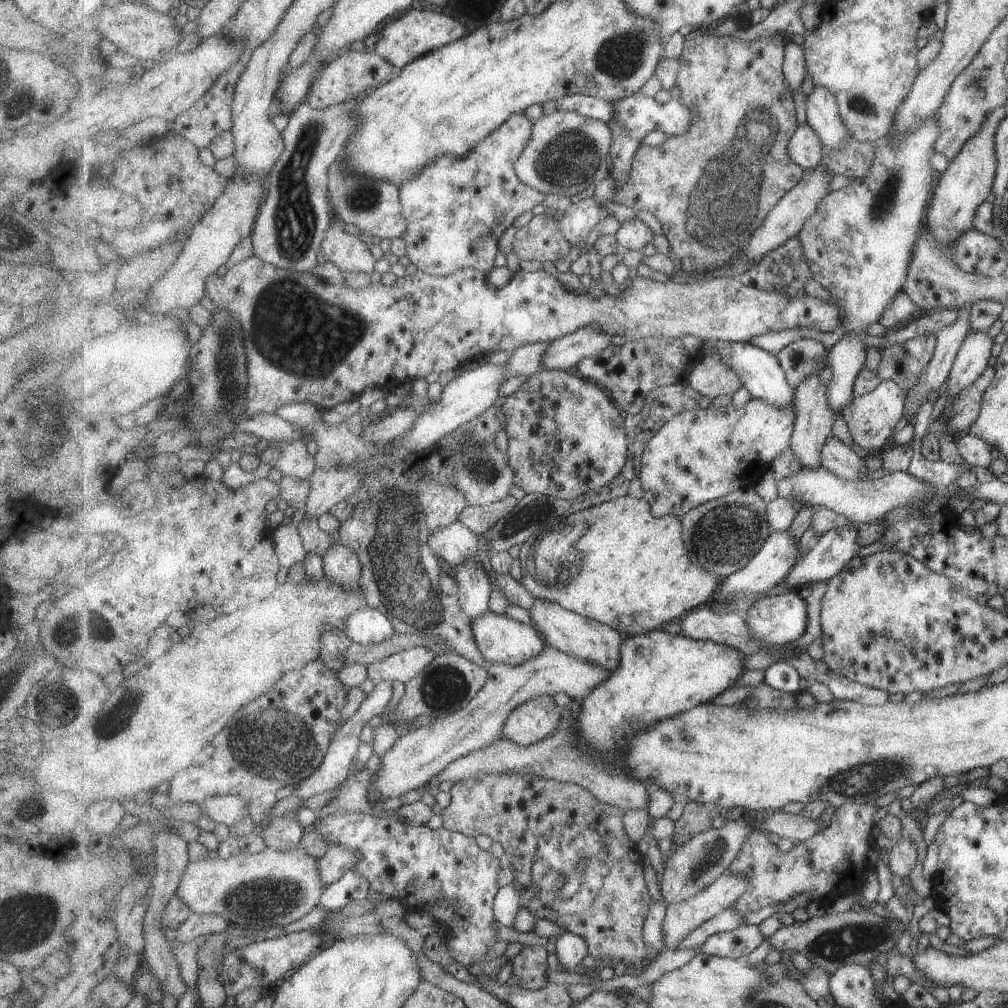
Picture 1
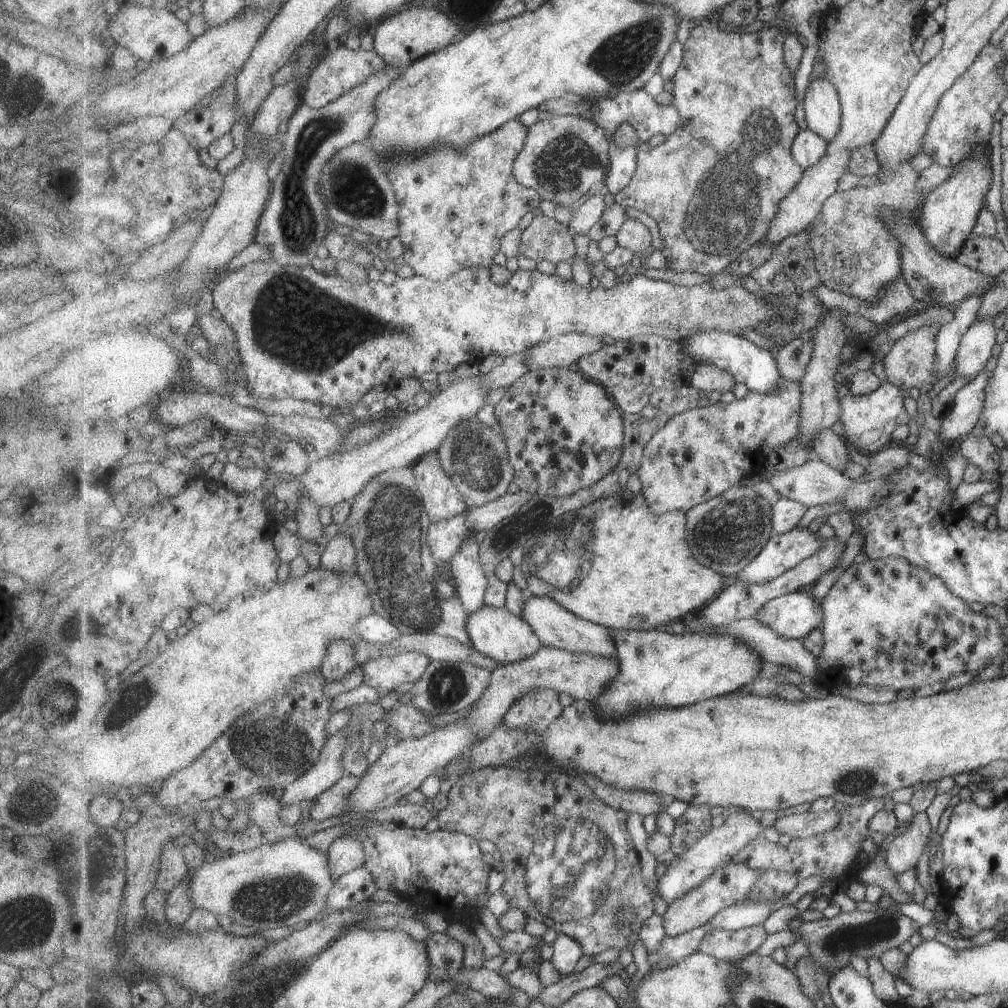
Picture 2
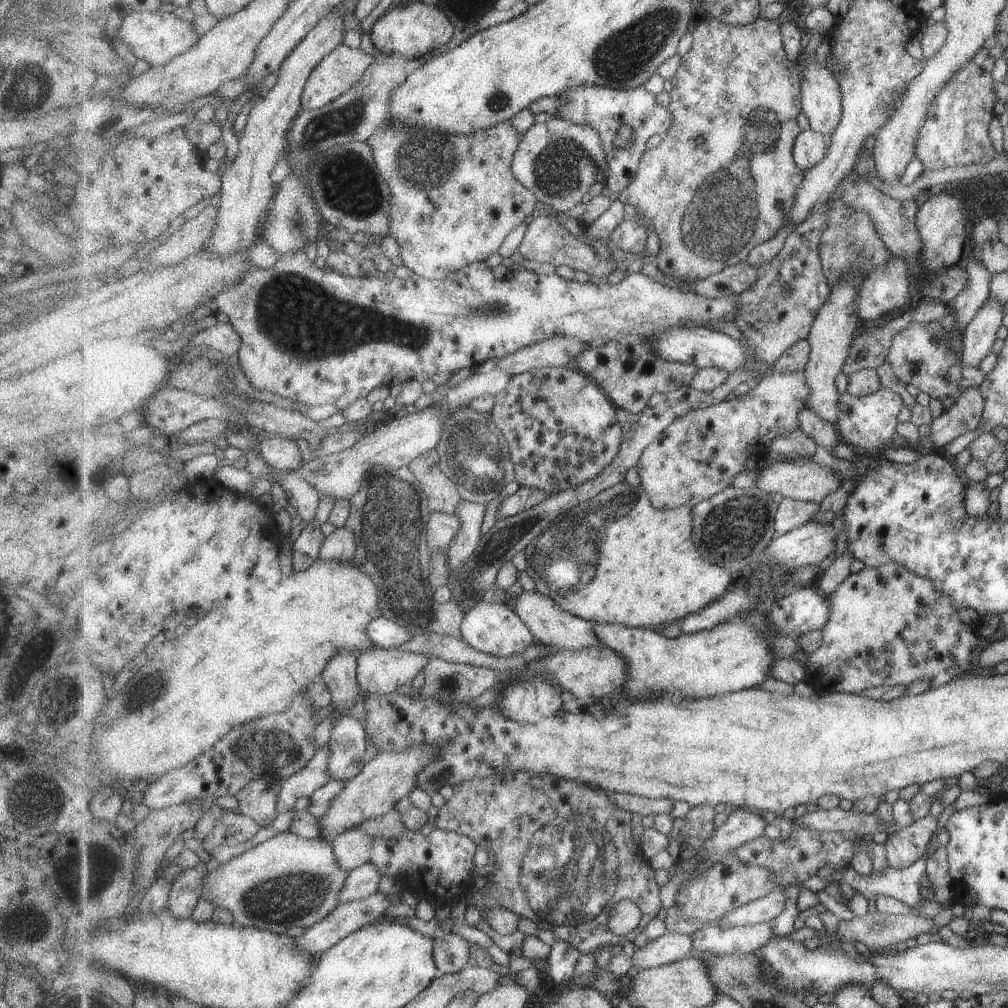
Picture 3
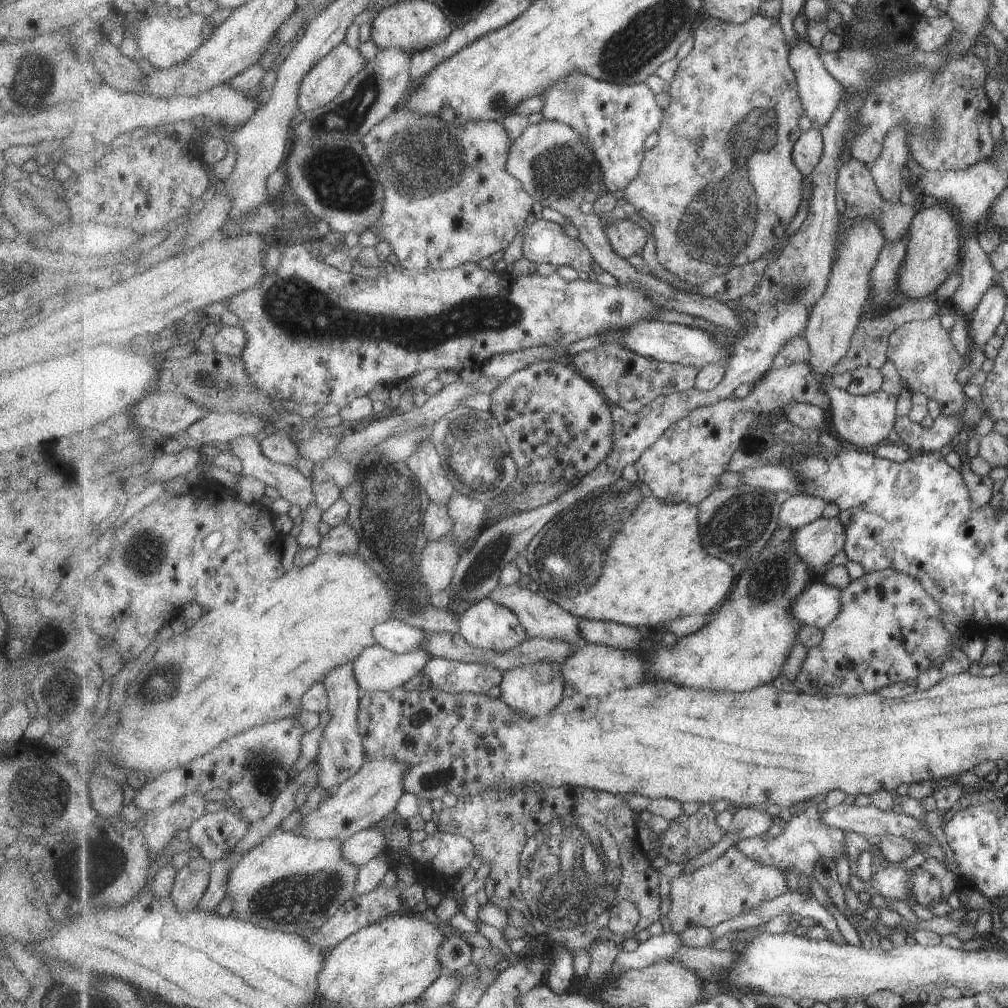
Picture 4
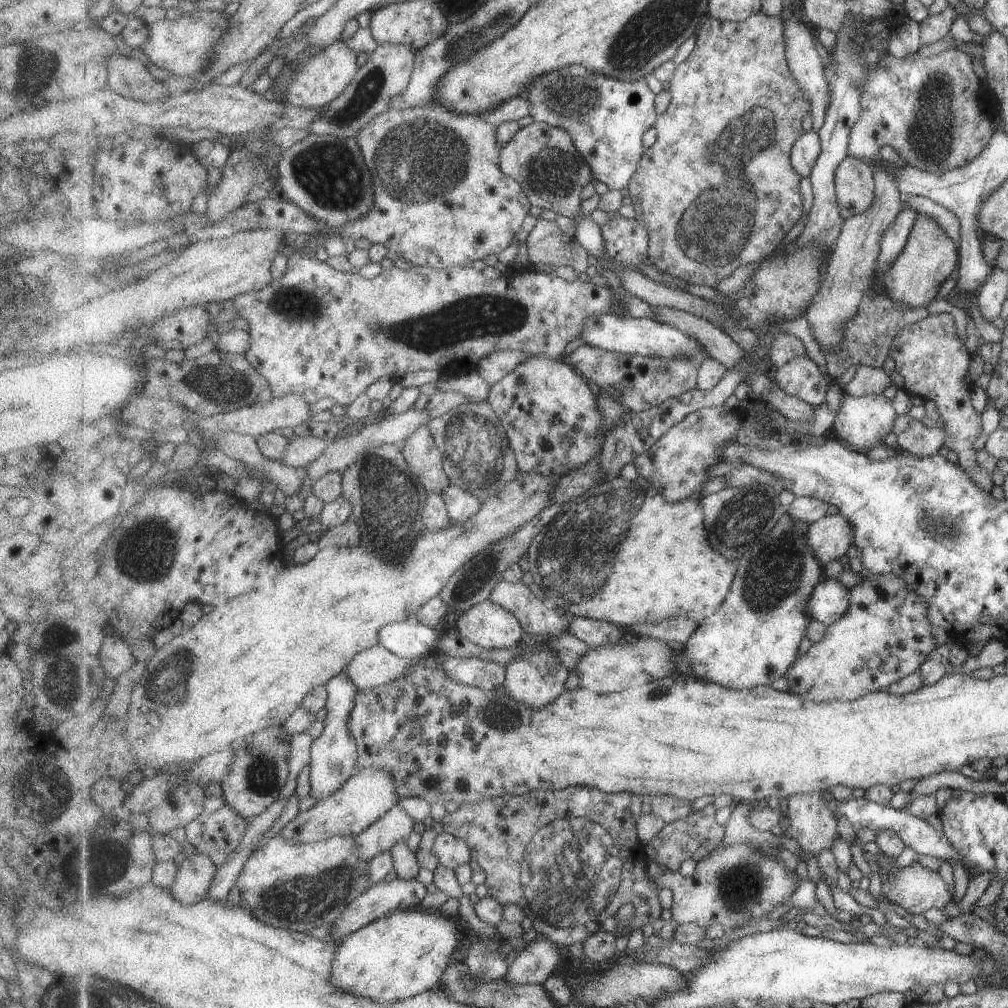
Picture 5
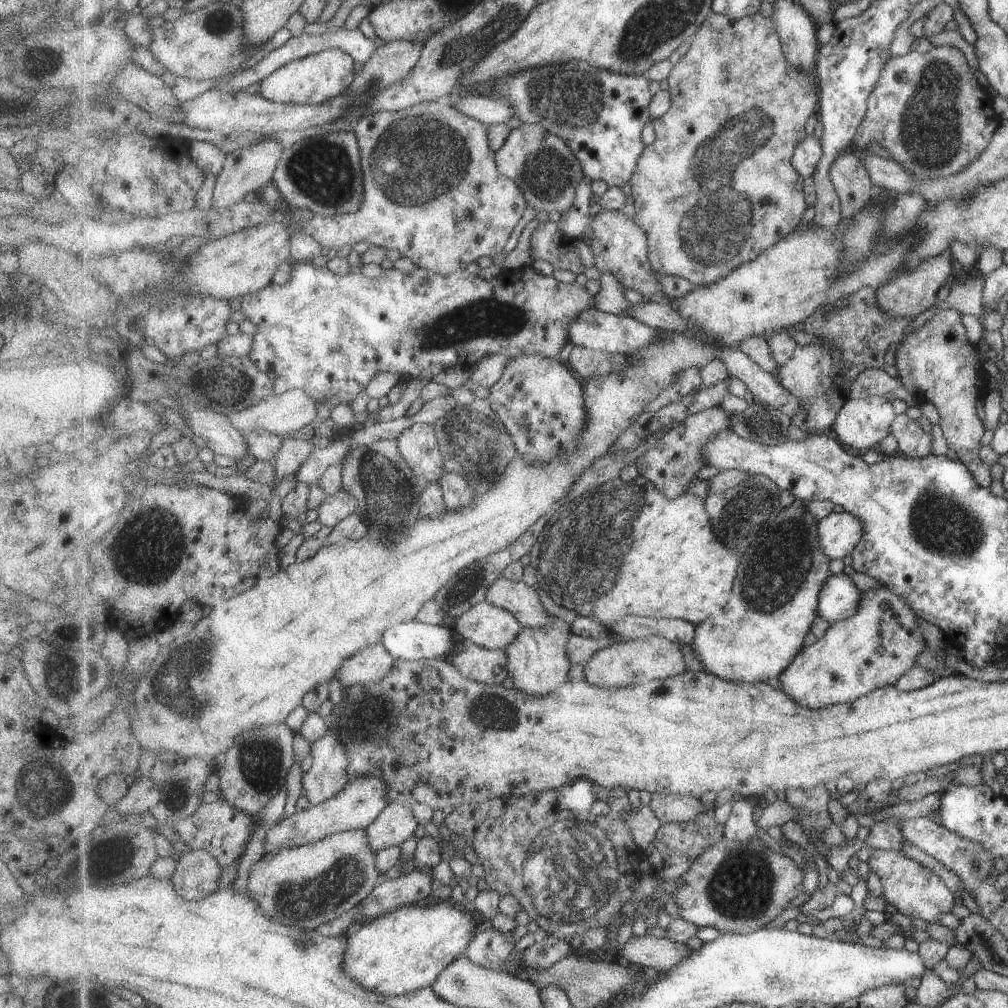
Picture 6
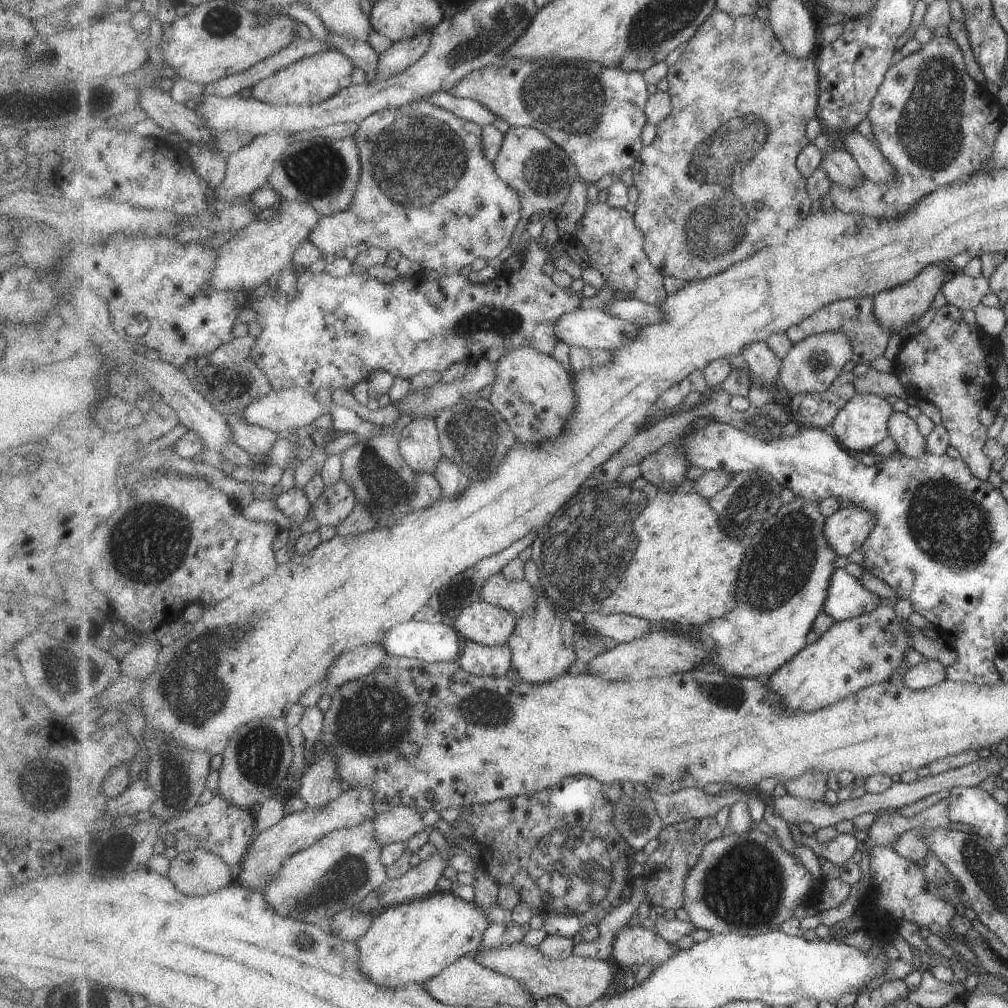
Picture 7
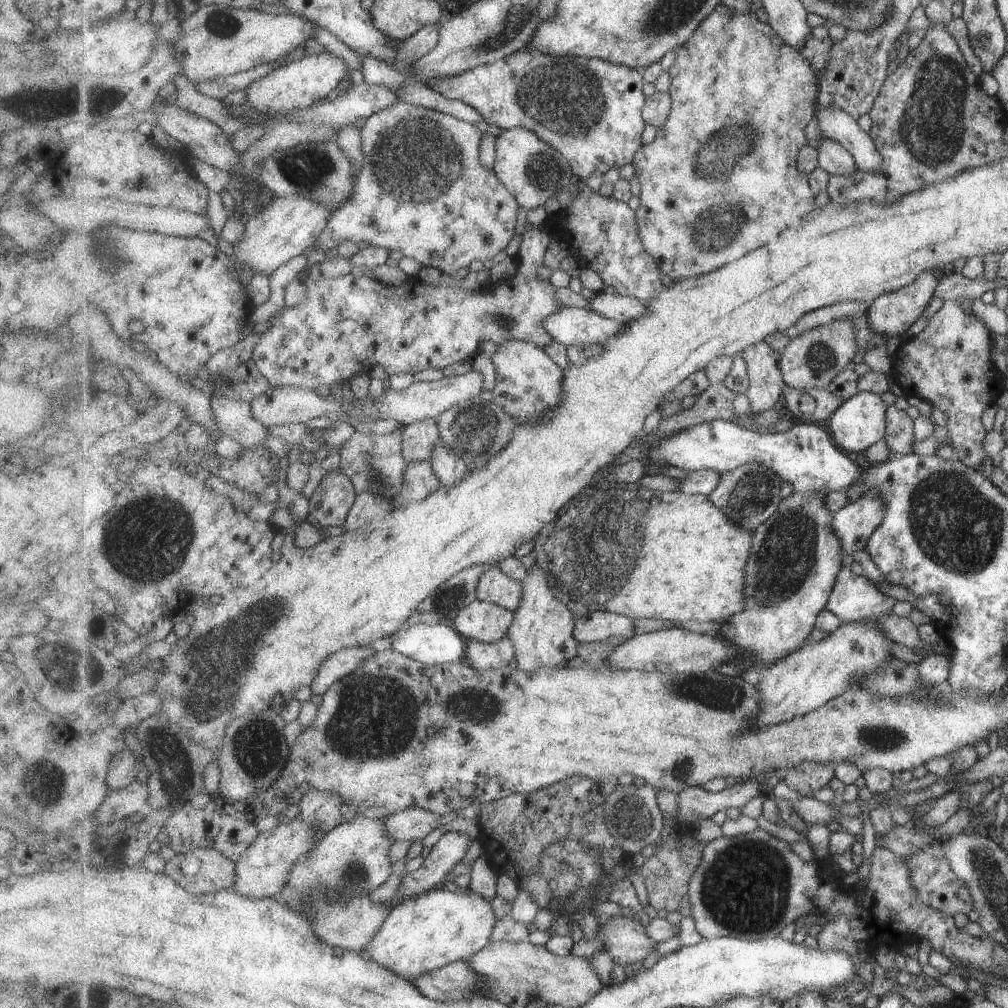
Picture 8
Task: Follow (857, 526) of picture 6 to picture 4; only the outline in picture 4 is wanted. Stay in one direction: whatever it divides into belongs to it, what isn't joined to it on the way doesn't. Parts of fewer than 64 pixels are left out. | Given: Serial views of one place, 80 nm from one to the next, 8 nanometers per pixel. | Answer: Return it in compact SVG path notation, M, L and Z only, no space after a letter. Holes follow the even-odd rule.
M839 515L832 519L821 517L797 530L794 534L794 545L802 559L819 570L820 568L823 569L827 562L831 562L841 550L845 551L846 538L846 528Z

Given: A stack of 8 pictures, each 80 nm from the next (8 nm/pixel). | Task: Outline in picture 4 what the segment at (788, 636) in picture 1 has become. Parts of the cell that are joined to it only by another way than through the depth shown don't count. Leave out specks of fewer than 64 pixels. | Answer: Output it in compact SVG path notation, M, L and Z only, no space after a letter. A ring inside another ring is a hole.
M822 581L815 582L798 597L792 613L802 626L826 629L842 608L842 589Z

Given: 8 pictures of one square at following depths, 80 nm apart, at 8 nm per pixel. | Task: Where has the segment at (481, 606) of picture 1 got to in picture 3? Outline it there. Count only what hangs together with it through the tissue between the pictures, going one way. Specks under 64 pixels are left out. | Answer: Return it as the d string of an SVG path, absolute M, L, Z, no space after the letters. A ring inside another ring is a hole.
M463 499L453 515L458 516L462 522L448 552L450 565L453 573L456 574L457 571L466 567L466 562L476 551L481 540L481 524L485 516L485 505Z

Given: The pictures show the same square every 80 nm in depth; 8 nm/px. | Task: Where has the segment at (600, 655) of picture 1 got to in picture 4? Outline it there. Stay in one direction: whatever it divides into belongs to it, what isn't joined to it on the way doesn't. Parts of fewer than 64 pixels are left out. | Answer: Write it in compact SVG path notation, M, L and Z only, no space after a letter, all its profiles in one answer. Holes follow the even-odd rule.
M517 584L503 586L499 585L489 596L497 604L506 606L518 614L522 625L527 629L529 638L541 637L542 639L560 638L575 643L583 639L580 635L580 622L584 621L580 617L576 617L573 613L566 611L562 606L550 601L543 594L534 594L529 588L521 588Z

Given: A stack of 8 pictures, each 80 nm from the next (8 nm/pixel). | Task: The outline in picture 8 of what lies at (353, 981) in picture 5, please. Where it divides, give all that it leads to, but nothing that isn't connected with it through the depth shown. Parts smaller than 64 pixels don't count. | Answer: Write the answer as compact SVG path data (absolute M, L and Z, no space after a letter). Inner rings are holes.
M438 887L431 889L429 892L423 893L421 896L411 897L402 900L400 903L396 903L390 916L387 917L387 920L383 923L382 929L378 932L378 936L372 939L368 945L368 952L371 954L371 959L373 959L376 963L379 963L381 966L387 967L392 973L398 974L399 976L402 976L412 982L414 978L417 978L422 974L440 969L441 967L444 967L452 962L467 960L474 954L477 954L480 950L485 949L486 946L492 941L495 925L498 924L494 904L491 899L483 898L483 895L477 894L475 891L471 891L469 887L469 891L467 892L463 891L464 889L466 888L461 888L462 891L450 892Z

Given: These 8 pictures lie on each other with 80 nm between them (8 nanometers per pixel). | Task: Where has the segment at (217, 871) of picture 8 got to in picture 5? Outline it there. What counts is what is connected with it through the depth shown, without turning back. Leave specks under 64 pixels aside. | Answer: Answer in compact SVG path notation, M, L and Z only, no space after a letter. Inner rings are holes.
M195 853L186 857L172 886L174 895L186 905L208 898L218 866L208 854Z

